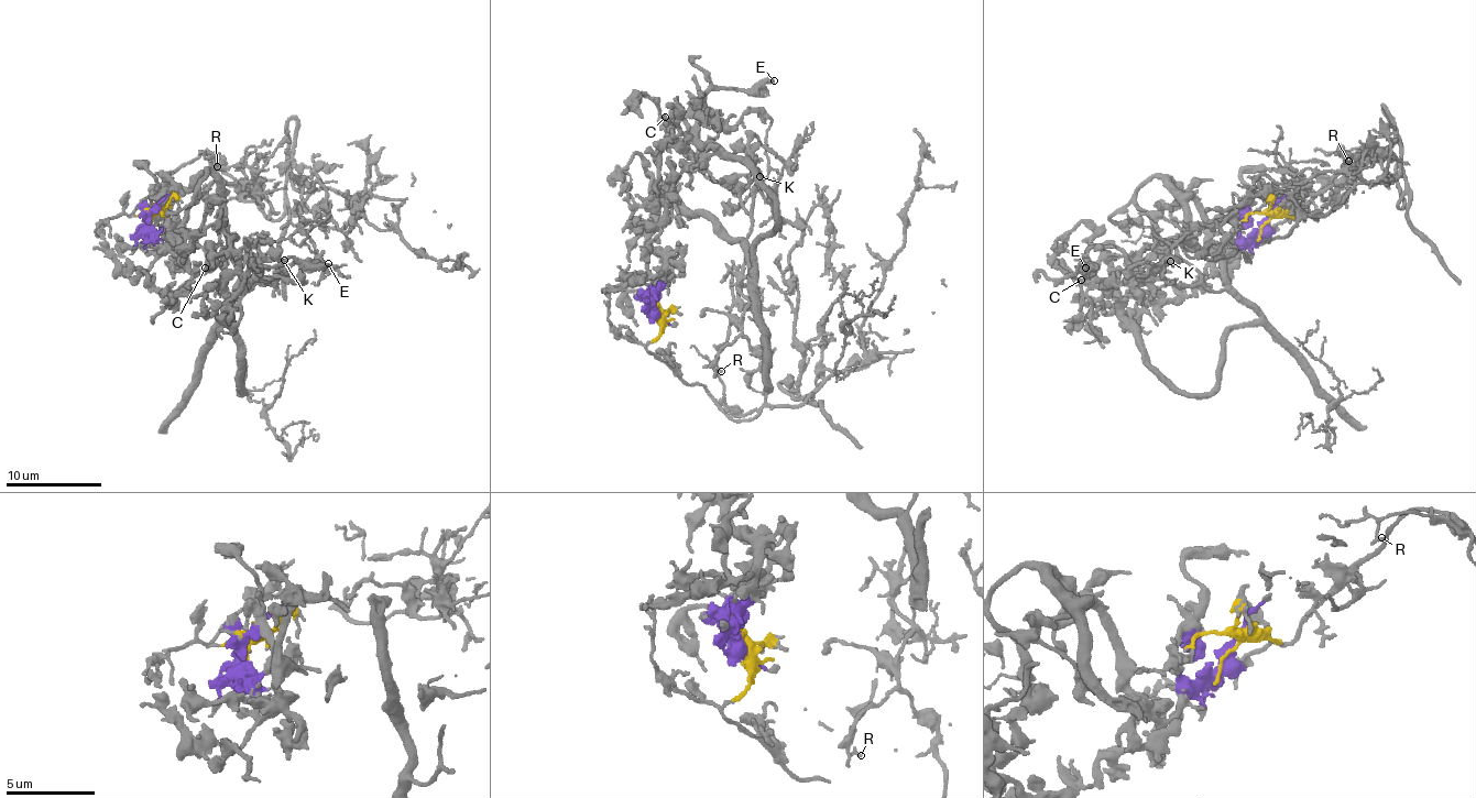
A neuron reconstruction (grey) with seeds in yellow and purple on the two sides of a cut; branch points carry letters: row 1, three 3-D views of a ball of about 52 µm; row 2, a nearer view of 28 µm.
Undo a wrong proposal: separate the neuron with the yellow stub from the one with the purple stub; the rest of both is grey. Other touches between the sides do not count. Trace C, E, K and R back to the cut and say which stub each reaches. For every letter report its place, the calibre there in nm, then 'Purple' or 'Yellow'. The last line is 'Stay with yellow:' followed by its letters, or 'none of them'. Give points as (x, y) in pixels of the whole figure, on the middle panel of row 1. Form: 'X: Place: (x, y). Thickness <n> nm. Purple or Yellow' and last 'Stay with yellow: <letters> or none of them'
C: Place: (665, 117). Thickness 200 nm. Purple
E: Place: (774, 80). Thickness 400 nm. Purple
K: Place: (760, 176). Thickness 240 nm. Purple
R: Place: (721, 371). Thickness 200 nm. Yellow
Stay with yellow: R

